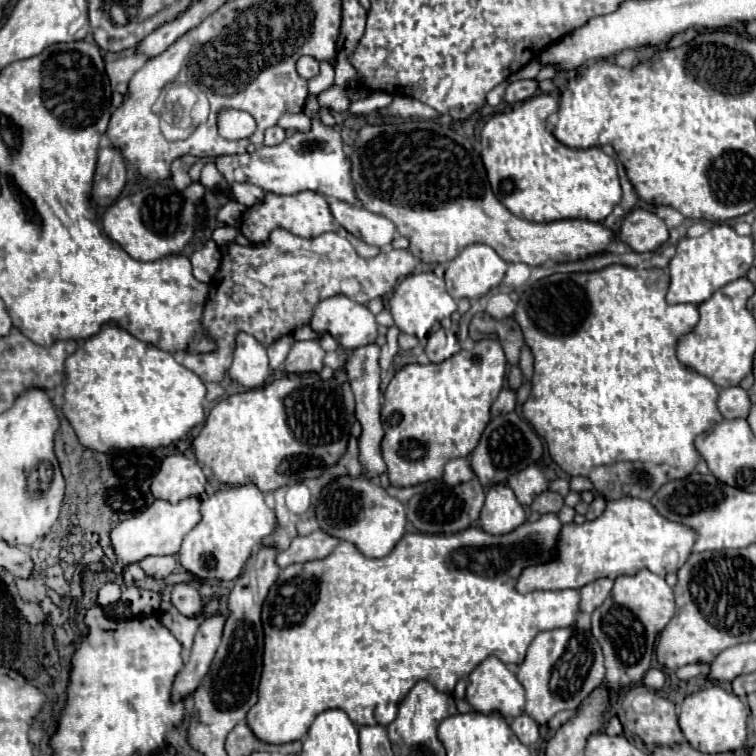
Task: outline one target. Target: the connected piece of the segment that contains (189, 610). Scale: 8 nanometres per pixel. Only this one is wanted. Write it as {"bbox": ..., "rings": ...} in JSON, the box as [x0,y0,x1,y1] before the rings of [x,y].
{"bbox":[170,584,200,616],"rings":[[[176,584],[170,596],[174,608],[184,616],[194,616],[200,610],[200,594],[192,584]]]}

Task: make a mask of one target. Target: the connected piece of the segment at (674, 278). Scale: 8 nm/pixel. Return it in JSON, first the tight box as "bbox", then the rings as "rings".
{"bbox":[668,224,754,304],"rings":[[[714,224],[706,234],[698,238],[682,238],[676,246],[676,256],[670,260],[670,290],[668,290],[668,304],[700,304],[708,300],[718,288],[724,284],[746,276],[748,268],[754,260],[750,236],[738,236],[734,228],[726,224]]]}

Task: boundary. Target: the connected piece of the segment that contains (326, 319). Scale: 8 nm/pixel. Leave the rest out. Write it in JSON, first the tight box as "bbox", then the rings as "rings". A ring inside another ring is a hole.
{"bbox":[312,296,378,350],"rings":[[[332,296],[318,304],[312,324],[316,332],[328,332],[340,346],[354,350],[372,344],[378,336],[374,314],[348,296]]]}

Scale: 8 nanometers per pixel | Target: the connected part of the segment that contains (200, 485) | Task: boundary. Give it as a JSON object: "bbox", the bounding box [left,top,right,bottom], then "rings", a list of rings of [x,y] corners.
{"bbox":[150,454,206,504],"rings":[[[182,454],[168,456],[154,476],[150,490],[154,498],[178,504],[184,498],[202,496],[206,492],[206,474],[192,458]]]}

